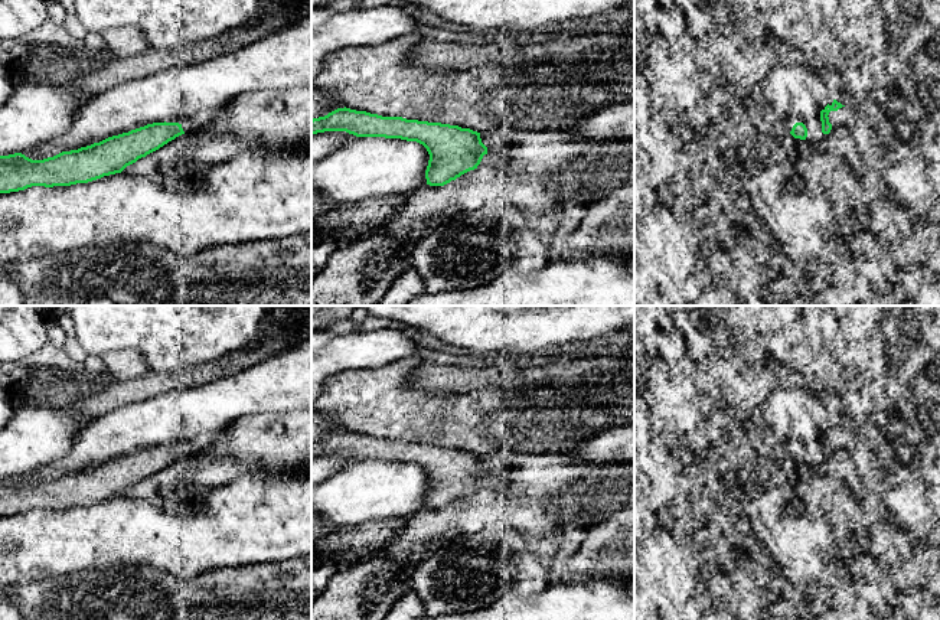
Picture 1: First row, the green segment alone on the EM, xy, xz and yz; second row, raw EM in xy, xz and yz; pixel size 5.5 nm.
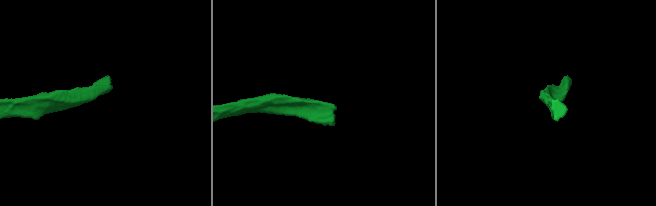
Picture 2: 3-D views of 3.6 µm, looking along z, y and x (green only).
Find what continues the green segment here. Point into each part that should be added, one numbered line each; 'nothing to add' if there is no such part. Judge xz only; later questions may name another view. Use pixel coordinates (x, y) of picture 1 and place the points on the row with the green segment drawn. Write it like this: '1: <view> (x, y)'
nothing to add

